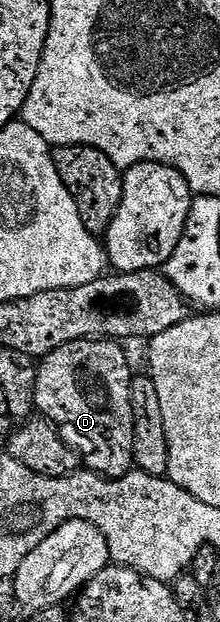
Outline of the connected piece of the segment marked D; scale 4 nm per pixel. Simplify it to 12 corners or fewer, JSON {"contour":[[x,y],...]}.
{"contour":[[116,340],[36,365],[36,411],[90,472],[134,467],[134,369]]}

